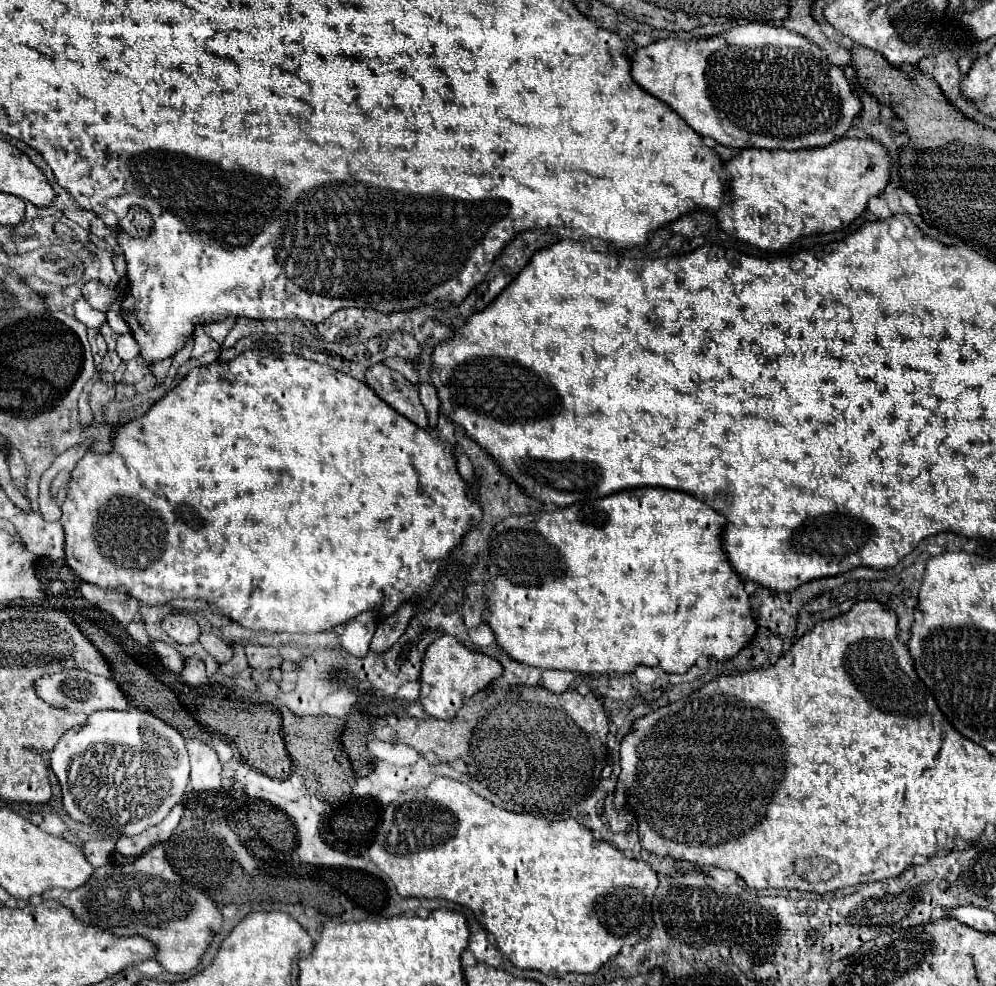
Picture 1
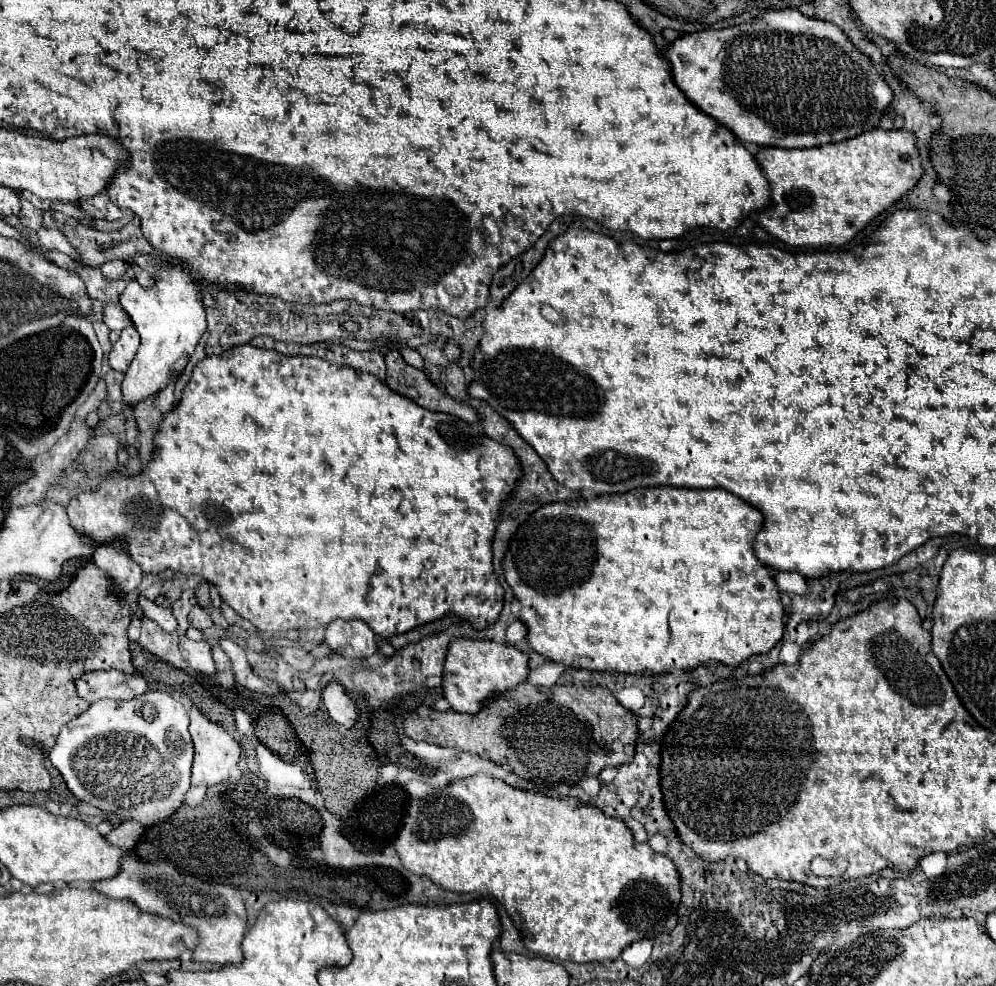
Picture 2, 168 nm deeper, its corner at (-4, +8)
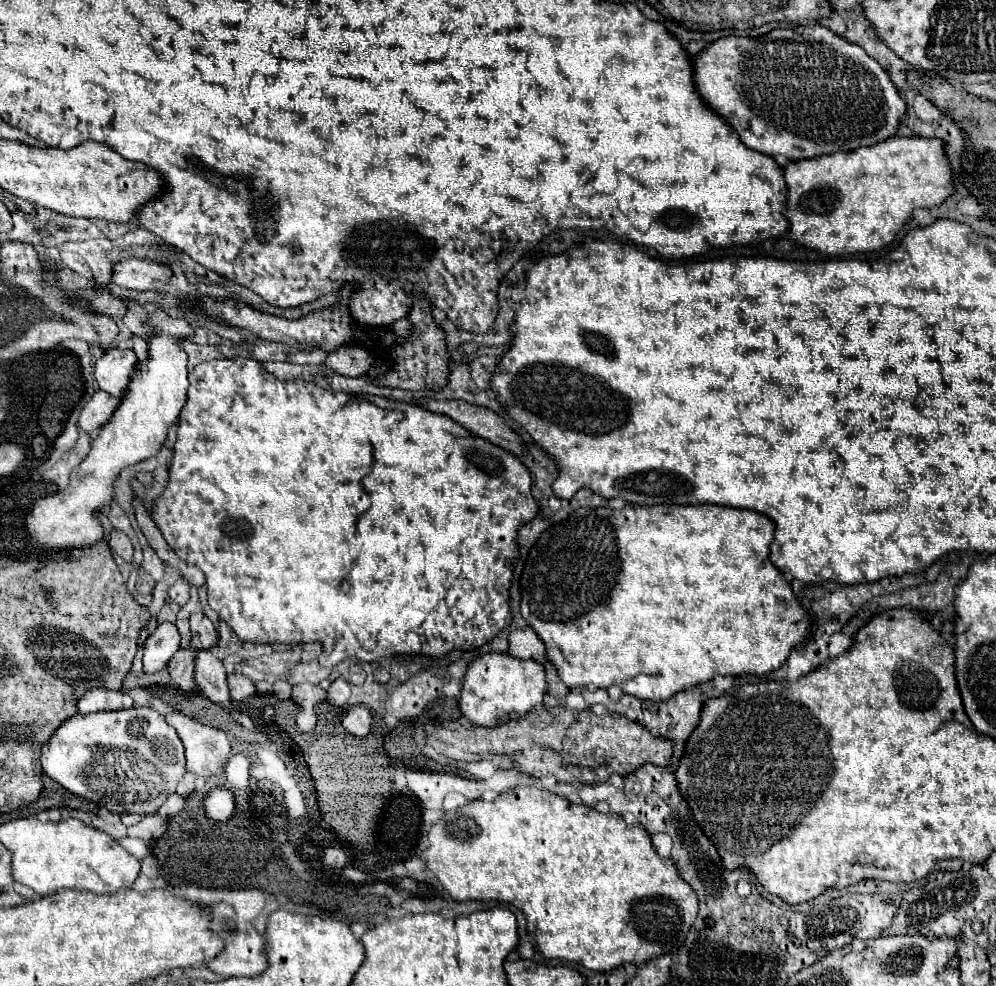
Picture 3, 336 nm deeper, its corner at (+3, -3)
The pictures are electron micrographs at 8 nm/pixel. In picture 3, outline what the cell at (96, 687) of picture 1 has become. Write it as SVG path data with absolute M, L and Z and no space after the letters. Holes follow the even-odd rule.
M96 688L86 692L78 700L78 710L80 714L92 714L92 712L102 712L102 710L124 710L130 708L134 702L126 692L114 692L106 688Z

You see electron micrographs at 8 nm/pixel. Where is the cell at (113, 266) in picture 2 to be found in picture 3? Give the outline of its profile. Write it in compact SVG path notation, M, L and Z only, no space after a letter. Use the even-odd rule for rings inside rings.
M130 258L114 264L112 268L112 282L136 292L162 290L170 282L170 278L172 278L172 270L152 260Z

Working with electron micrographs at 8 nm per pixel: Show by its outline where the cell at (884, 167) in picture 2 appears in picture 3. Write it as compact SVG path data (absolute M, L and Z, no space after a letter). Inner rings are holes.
M892 136L884 142L878 142L876 146L788 162L784 166L784 176L788 204L784 206L782 214L790 224L788 238L802 248L820 252L824 256L870 252L888 246L904 226L904 222L910 218L914 208L932 208L936 204L942 204L952 192L952 170L944 156L942 142L918 136Z

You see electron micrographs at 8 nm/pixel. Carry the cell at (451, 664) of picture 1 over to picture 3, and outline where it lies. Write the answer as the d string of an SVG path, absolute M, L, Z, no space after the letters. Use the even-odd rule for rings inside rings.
M488 652L468 664L458 708L462 716L476 726L498 726L506 720L522 718L534 706L540 706L544 694L546 680L542 664L534 660L518 660L502 652Z

